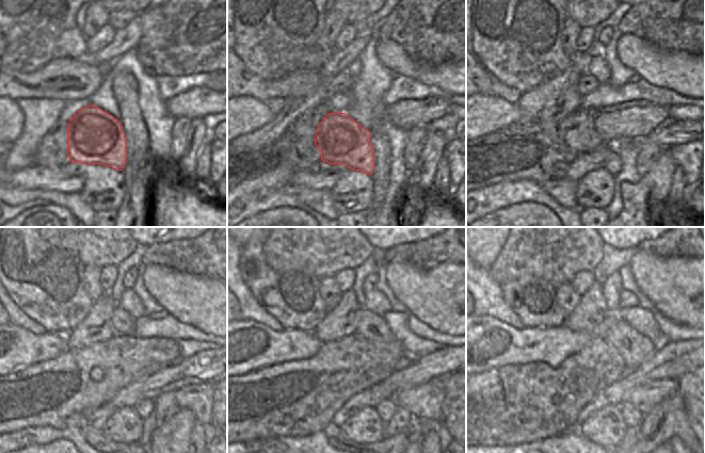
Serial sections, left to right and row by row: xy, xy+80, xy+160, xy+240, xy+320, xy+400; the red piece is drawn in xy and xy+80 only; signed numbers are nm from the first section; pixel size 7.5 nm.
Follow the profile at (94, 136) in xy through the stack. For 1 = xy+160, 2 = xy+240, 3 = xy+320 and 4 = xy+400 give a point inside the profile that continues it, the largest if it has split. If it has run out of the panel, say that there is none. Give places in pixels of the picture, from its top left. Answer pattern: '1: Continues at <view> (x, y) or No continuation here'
1: Continues at xy+160 (583, 138)
2: Continues at xy+240 (144, 407)
3: Continues at xy+320 (386, 408)
4: Continues at xy+400 (631, 416).

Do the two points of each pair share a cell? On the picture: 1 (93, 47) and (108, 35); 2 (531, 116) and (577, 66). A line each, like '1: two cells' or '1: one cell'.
1: one cell
2: one cell

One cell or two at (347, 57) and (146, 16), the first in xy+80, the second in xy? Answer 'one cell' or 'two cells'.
one cell

